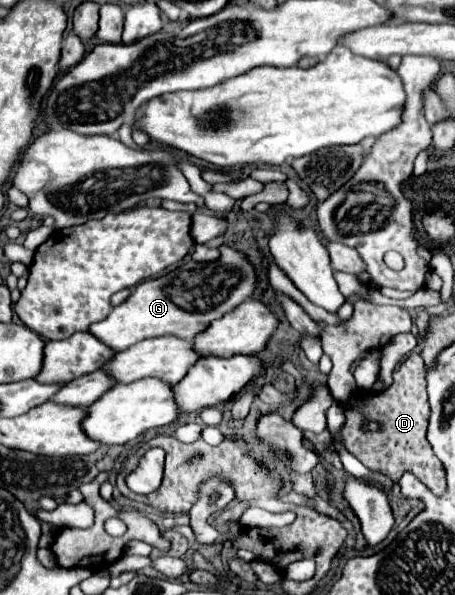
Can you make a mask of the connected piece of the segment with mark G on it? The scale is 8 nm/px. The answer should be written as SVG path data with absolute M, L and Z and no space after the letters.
M222 245L222 255L216 261L198 263L188 259L186 265L180 265L158 279L142 281L122 305L112 309L104 321L94 323L90 333L114 351L124 351L142 339L160 335L178 335L180 339L192 341L214 319L220 319L252 297L256 283L258 277L254 265L246 259L246 255L234 247Z

